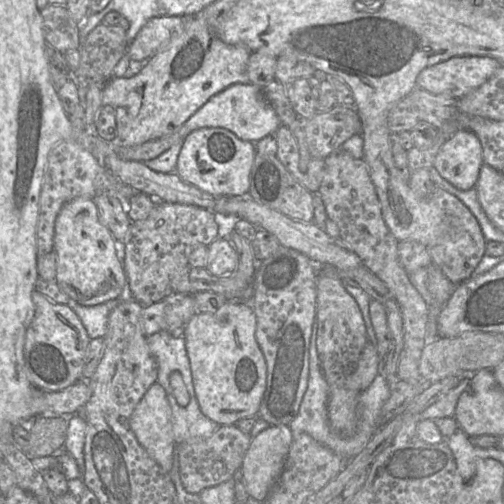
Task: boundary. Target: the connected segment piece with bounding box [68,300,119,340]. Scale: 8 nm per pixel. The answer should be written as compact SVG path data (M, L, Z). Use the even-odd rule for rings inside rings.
M110 300L93 306L84 306L76 302L70 302L68 305L80 318L90 340L92 340L106 336L110 313L116 307L118 301Z

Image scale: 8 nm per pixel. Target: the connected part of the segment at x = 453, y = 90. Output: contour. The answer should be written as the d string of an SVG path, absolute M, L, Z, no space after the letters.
M456 56L425 68L417 77L417 88L436 95L460 99L483 84L502 64L488 56Z

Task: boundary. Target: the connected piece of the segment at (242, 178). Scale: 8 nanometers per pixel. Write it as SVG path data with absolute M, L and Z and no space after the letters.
M200 128L183 140L175 173L185 182L215 196L243 195L249 192L250 172L256 154L254 142L241 140L225 128Z

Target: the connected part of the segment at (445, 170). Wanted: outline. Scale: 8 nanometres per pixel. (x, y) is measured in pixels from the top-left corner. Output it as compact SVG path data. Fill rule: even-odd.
M468 129L457 130L439 150L433 168L460 190L476 186L483 164L482 146Z

